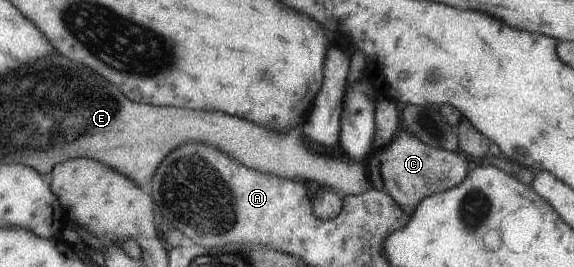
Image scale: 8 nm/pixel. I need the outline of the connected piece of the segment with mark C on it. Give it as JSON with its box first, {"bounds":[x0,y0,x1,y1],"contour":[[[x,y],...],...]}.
{"bounds":[368,130,467,217],"contour":[[[407,130],[396,133],[383,150],[375,150],[368,164],[379,164],[372,185],[391,196],[409,217],[425,196],[455,187],[467,176],[467,160],[463,154],[423,144]]]}

